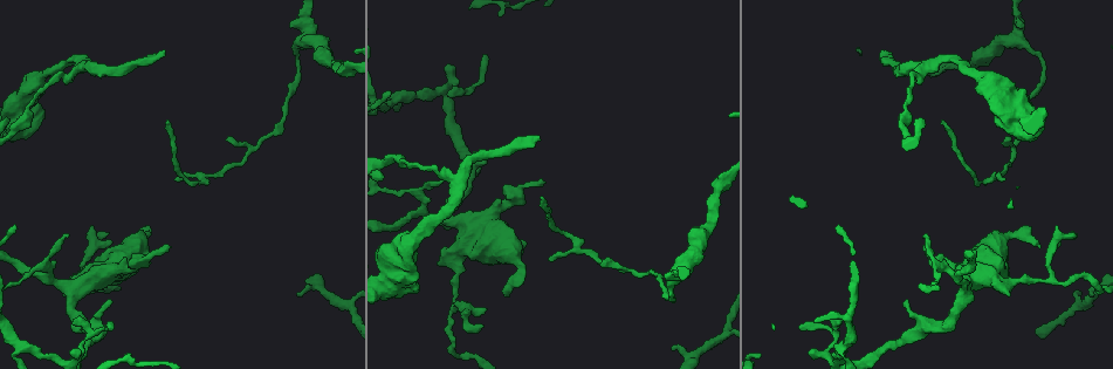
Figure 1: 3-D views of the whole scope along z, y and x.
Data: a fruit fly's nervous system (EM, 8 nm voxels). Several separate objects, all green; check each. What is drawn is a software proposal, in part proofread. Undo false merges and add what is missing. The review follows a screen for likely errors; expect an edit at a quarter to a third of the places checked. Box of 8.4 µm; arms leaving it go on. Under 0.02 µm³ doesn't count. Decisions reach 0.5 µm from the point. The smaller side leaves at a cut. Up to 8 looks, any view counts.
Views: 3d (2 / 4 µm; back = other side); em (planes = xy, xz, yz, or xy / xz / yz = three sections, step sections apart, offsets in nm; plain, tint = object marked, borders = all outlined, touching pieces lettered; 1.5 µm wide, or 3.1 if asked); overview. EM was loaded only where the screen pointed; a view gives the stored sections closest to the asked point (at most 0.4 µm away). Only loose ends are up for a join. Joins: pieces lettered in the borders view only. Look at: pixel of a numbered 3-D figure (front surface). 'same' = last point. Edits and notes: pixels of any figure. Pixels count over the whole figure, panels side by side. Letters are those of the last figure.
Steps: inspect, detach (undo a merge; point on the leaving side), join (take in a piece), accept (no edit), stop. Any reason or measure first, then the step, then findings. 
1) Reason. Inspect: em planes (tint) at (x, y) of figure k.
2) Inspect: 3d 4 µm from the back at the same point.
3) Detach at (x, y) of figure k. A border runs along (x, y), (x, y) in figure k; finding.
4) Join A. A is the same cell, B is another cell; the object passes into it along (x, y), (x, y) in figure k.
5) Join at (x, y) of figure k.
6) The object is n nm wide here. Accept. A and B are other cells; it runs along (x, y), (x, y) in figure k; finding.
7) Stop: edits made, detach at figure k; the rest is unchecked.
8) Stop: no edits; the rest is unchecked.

Branch stops here. Inspect: em planes (borders) at (168, 244) of figure 1.

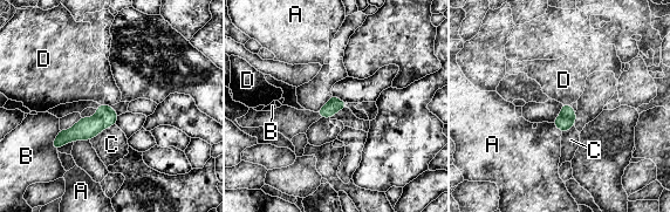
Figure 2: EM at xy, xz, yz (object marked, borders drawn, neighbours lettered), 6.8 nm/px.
Accept. A, B, C and D are other cells; it runs along (115, 116), (106, 116), (55, 144) in figure 2; none of them fits.

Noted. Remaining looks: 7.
Thin arm on a thick one. Inspect: em planes (tint) at (308, 40) of figure 1.

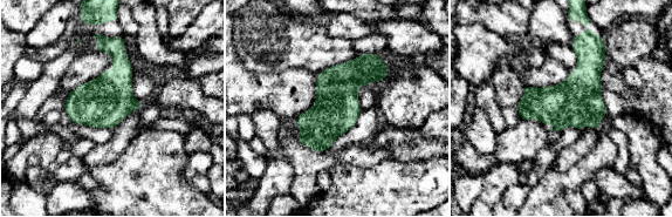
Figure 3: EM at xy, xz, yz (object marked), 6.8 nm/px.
What lies round it. Inspect: em planes (borders) at the same point.

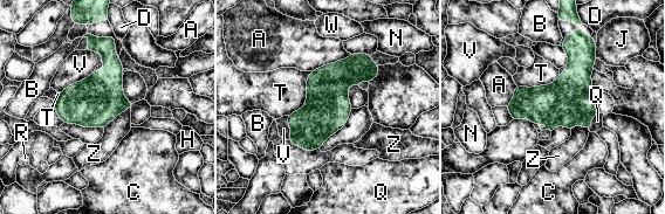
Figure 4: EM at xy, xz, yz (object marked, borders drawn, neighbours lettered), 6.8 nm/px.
The longest contact is with T, 340 nm. Accept. A, B, C, D, H, J, N, Q, R, T, V, W and Z are other cells; a border runs along (312, 71), (306, 102), (287, 115) in figure 4; continuous, no second neuron.

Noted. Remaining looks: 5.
Thick turns thin. Inspect: em xz step 4 (tint) at (456, 183) of figure 1.

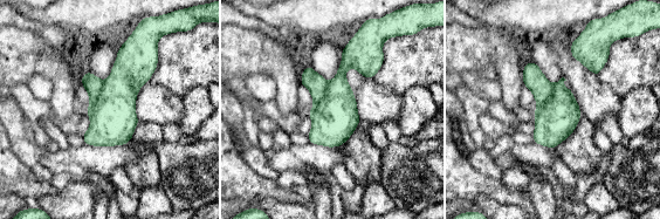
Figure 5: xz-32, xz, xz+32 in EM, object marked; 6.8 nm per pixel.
Inspect: em planes (borders) at the same point.

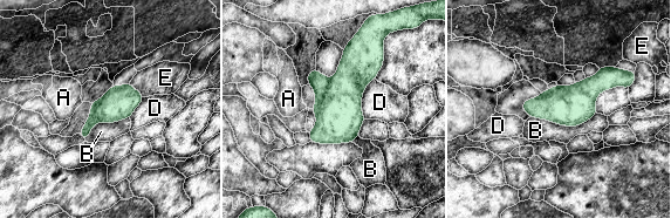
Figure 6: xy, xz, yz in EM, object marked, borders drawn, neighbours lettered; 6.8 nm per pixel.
Detach at (339, 114) of figure 6. A, B, D and E are other cells; a border runs along (330, 79), (327, 92), (316, 101) in figure 6; two neurons meet here.

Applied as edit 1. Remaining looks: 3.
Stop: edits made, detach at figure 6; the rest is unchecked.

